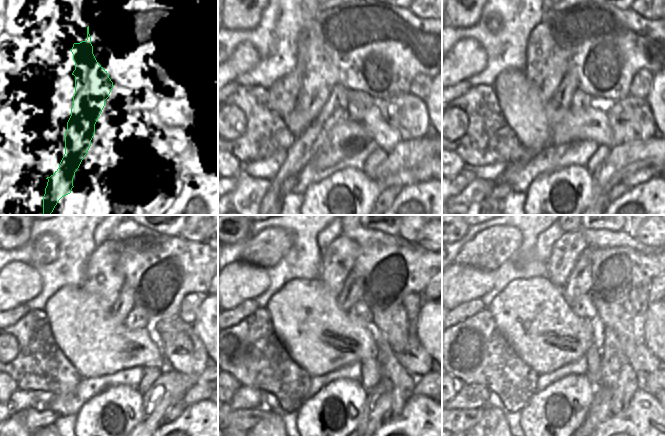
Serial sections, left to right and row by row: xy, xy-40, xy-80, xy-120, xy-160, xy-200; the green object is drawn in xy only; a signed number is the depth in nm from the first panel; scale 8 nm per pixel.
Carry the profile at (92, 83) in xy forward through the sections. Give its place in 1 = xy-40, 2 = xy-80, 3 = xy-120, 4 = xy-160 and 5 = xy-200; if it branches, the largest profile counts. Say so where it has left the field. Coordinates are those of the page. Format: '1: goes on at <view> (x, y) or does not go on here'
1: goes on at xy-40 (318, 75)
2: goes on at xy-80 (546, 65)
3: goes on at xy-120 (103, 280)
4: goes on at xy-160 (337, 260)
5: goes on at xy-200 (567, 249)

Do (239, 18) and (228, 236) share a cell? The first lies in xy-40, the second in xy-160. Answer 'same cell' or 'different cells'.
same cell

